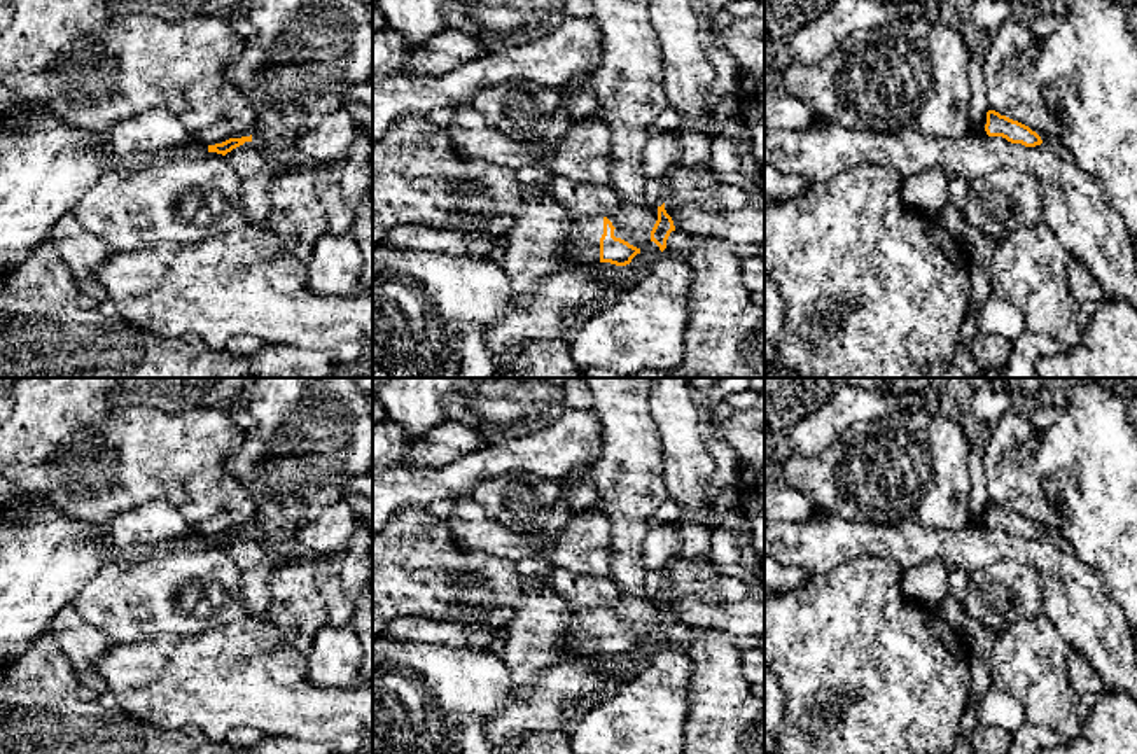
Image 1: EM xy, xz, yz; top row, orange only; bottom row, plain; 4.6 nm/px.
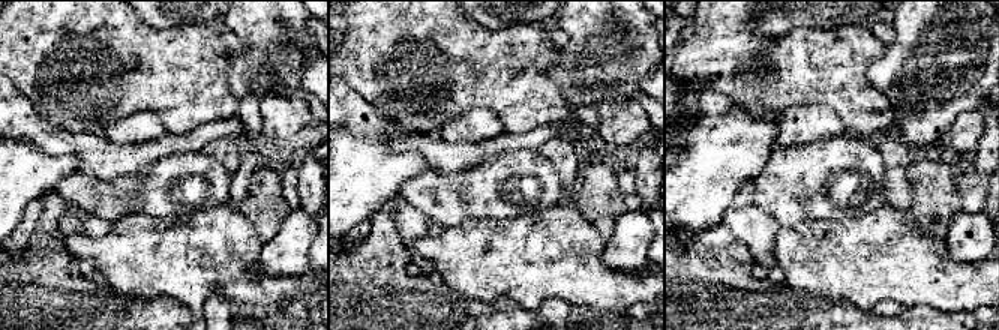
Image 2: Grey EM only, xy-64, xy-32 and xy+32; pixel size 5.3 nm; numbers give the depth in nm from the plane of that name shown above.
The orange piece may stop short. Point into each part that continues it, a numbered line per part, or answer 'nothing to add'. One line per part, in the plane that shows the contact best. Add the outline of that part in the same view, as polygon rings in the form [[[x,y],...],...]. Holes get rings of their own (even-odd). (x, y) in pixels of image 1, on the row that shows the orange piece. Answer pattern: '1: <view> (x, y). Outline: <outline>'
1: xz (583, 237). Outline: [[[603,217],[570,220],[565,233],[568,261],[574,264],[598,264],[602,234]]]

